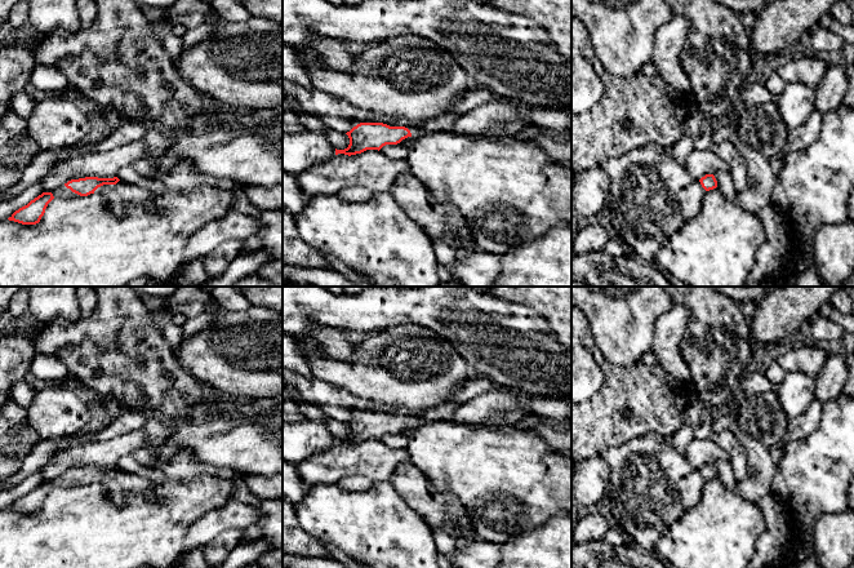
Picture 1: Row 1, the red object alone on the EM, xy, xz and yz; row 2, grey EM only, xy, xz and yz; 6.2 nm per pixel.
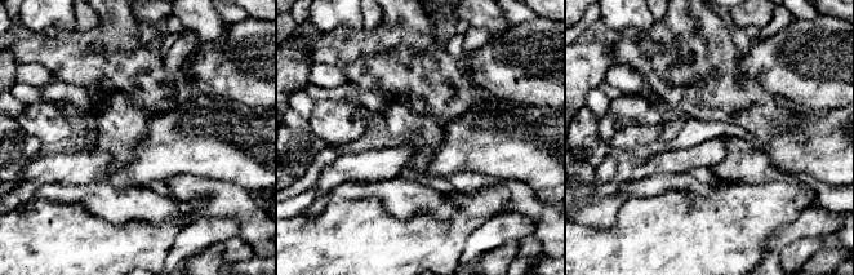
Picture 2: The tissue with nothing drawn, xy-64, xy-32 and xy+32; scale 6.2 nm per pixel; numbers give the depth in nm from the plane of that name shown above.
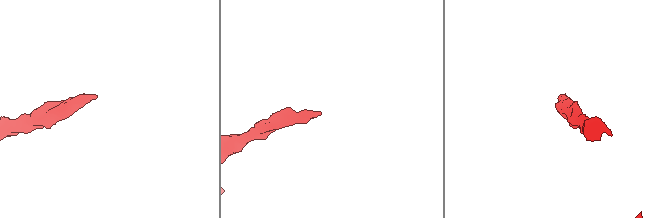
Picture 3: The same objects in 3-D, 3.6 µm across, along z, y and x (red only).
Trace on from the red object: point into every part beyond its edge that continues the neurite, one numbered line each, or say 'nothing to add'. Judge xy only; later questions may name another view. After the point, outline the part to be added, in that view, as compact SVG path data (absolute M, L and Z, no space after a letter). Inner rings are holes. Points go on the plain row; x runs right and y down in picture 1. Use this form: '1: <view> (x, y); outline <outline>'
1: xy (120, 486); outline M123 470L116 474L103 474L94 483L102 484L108 498L116 505L126 502L130 494L148 493L154 496L154 483L150 479Z

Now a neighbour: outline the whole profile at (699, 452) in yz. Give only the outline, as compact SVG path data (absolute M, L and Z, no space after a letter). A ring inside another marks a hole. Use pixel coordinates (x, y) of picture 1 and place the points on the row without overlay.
M697 439L689 443L685 457L693 470L699 470L706 463L713 463L717 460L728 460L728 453L713 439Z

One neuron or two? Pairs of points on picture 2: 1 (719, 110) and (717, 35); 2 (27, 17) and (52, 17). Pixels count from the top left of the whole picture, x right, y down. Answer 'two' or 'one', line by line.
1: one
2: one

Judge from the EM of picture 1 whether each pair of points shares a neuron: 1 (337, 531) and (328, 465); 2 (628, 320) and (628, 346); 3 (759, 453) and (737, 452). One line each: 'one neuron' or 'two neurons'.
1: two neurons
2: one neuron
3: two neurons

